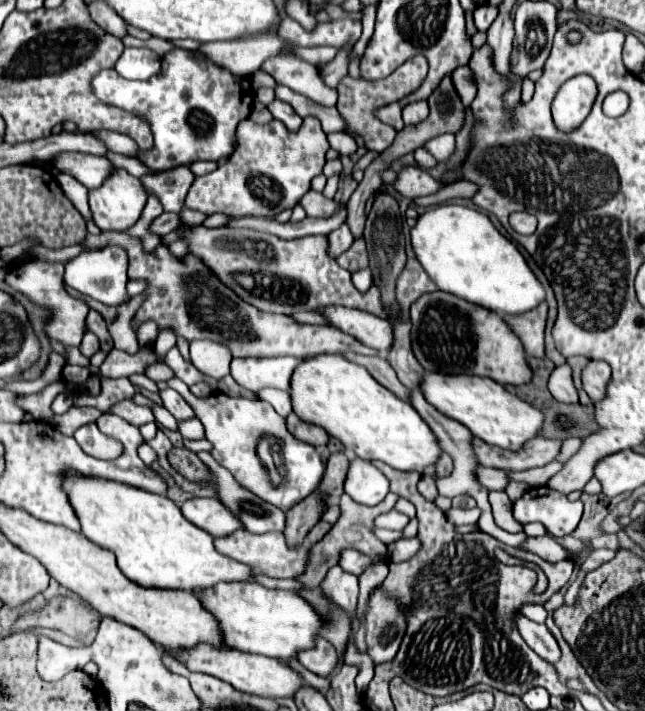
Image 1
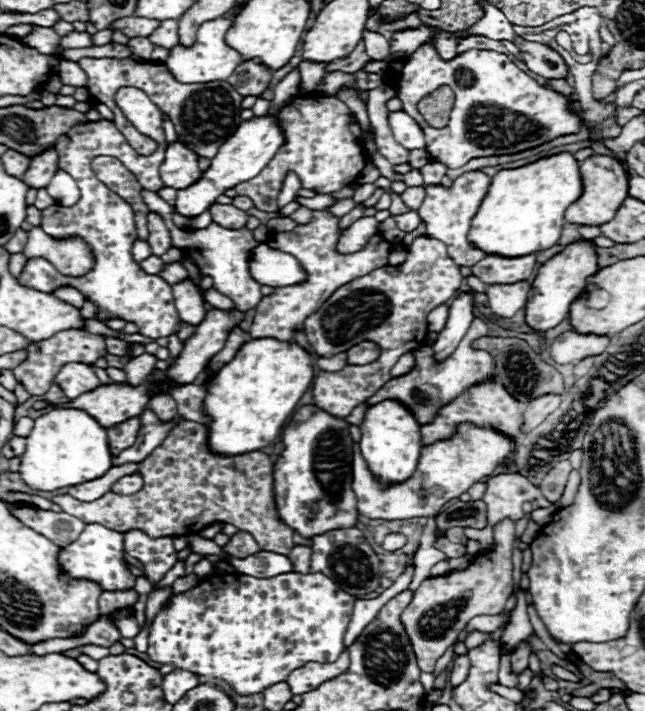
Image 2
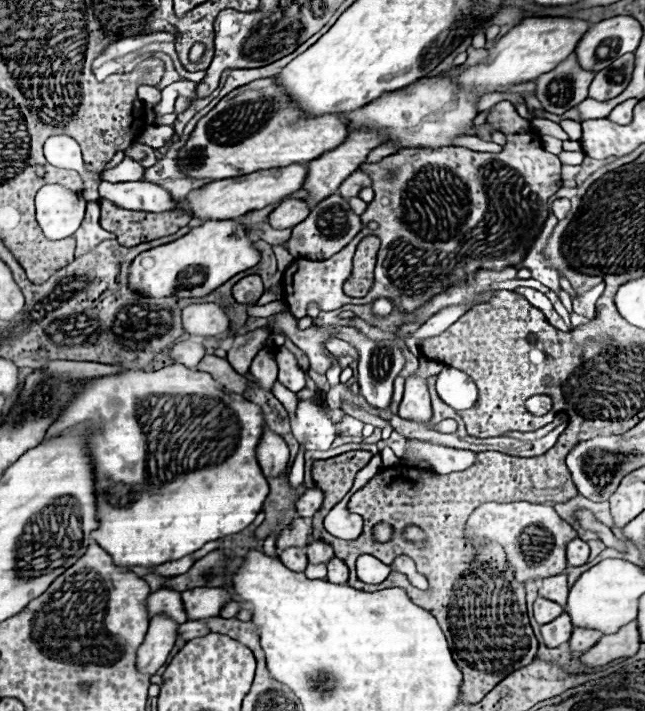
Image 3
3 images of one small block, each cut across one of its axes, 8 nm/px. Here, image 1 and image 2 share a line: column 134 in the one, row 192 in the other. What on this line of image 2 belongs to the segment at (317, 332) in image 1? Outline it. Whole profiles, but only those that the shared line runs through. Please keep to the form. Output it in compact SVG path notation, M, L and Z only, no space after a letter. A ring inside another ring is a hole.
M298 96L279 112L280 127L286 136L286 142L274 160L264 168L262 176L256 176L244 184L236 186L240 196L254 200L258 210L276 212L276 198L282 190L284 178L288 172L296 172L302 182L302 188L316 194L328 194L340 190L342 186L352 184L366 166L364 148L348 130L348 106L332 96Z

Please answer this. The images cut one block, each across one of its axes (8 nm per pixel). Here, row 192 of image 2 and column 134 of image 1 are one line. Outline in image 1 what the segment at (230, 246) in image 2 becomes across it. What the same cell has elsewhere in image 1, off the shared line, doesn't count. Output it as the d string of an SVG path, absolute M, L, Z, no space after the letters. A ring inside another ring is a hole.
M102 130L102 132L96 132L96 136L100 136L108 144L108 148L112 152L118 152L118 154L124 154L124 156L132 156L132 158L138 152L138 146L128 136L120 134L120 132L106 132L106 130Z

